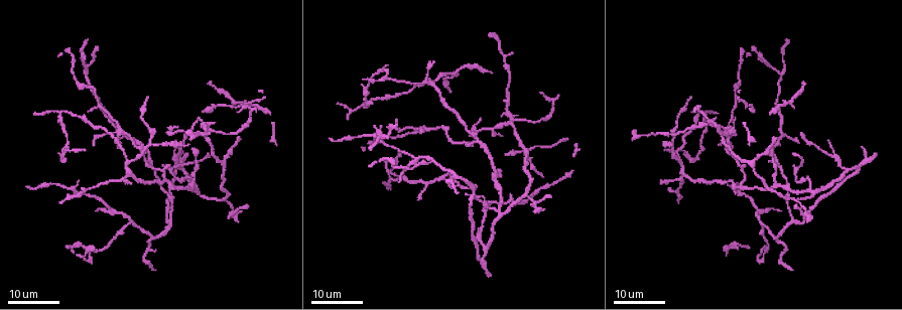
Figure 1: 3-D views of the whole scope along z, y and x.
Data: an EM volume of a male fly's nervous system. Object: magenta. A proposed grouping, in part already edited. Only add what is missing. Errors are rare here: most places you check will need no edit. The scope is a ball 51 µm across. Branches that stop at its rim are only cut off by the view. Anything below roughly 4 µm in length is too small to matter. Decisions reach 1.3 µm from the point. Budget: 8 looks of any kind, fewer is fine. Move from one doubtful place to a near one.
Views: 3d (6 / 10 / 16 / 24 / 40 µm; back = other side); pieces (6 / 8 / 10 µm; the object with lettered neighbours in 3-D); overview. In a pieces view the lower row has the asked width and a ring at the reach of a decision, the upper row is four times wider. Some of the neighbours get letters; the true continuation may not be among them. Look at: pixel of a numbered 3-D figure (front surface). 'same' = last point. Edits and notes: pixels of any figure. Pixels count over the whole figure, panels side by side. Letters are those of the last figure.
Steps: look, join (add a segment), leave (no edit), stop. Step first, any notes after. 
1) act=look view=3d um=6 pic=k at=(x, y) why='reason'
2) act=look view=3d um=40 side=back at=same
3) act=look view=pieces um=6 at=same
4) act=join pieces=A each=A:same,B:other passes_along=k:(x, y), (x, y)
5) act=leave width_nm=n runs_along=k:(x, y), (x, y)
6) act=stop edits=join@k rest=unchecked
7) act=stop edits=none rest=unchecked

act=look view=3d um=16 pic=1 at=(690, 98) why='end of a long branch'

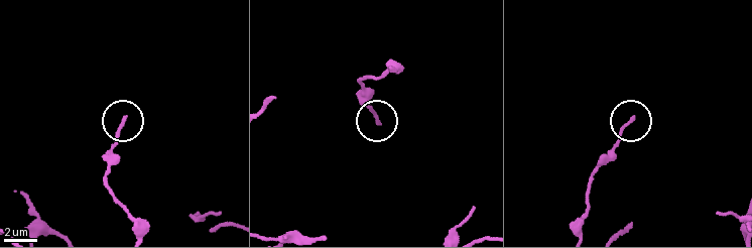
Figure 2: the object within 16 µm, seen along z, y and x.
act=look view=pieces um=10 pic=2 at=(631, 118) why='see the neighbours'

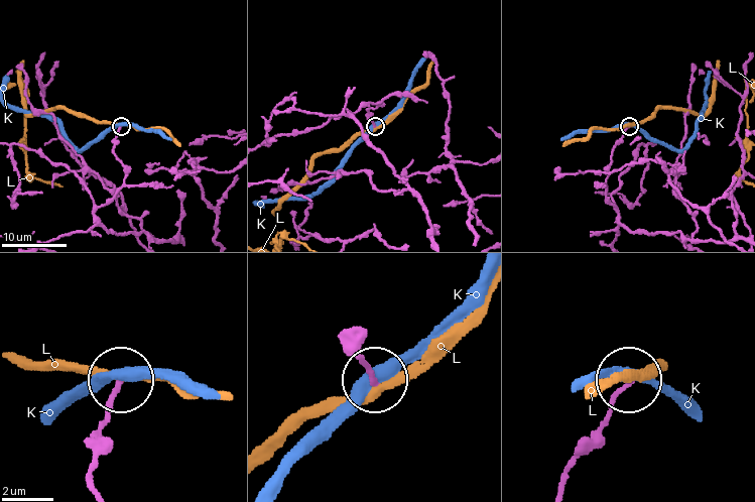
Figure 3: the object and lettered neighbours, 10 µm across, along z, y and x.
act=leave each=K:other,L:other found='none of them fits'

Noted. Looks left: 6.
act=look view=3d um=24 pic=1 at=(419, 201) why='an open end'

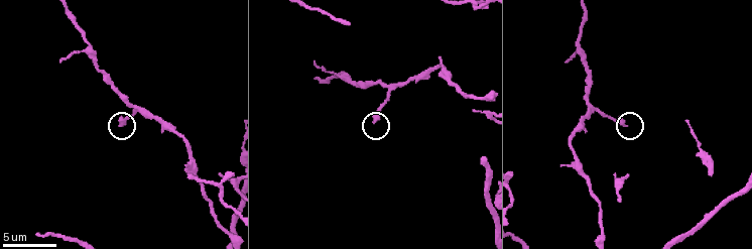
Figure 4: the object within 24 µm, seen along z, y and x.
act=look view=pieces um=6 pic=4 at=(626, 125)

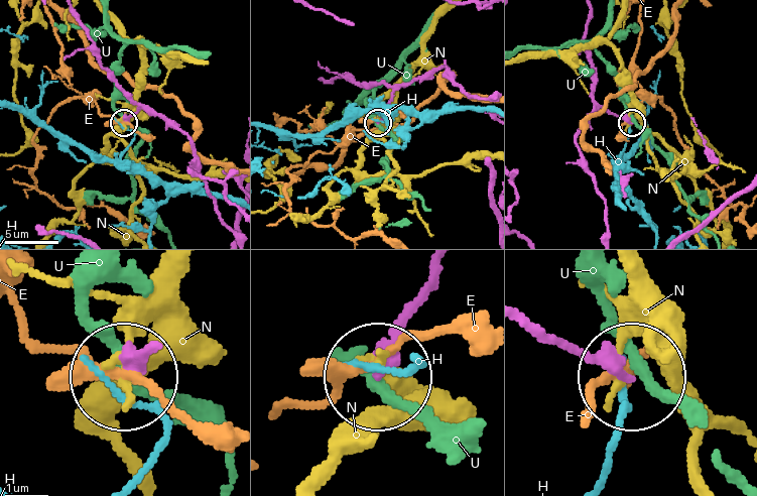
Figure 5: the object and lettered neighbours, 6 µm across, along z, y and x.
act=leave each=E:other,H:other,N:other,U:other runs_along=5:(524, 320), (629, 378) found='none of them fits'

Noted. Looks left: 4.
act=look view=3d um=16 pic=1 at=(419, 133) why='branch stops here'

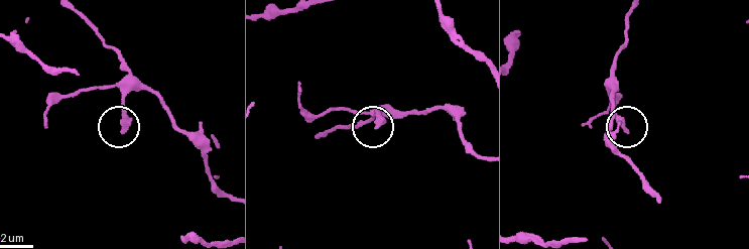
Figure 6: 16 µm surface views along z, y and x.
act=look view=pieces um=8 pic=6 at=(124, 131)

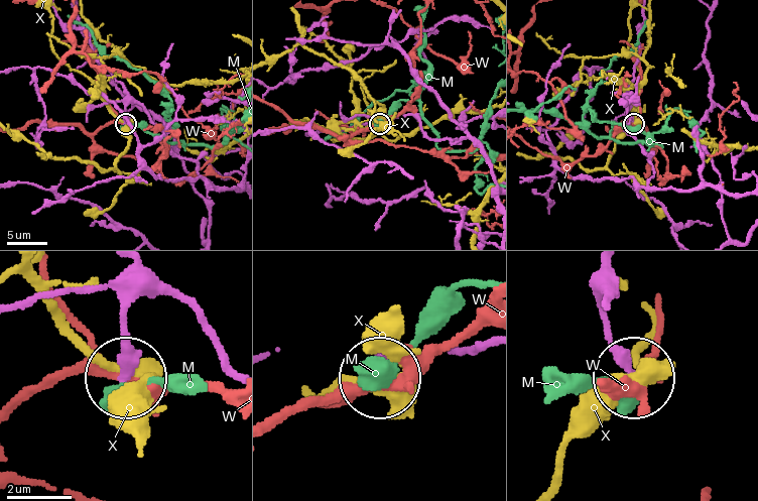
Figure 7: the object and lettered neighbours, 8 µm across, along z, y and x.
act=leave each=M:other,W:other,X:other runs_along=7:(233, 368), (183, 303), (143, 295), (127, 311), (127, 374) found='none of them fits'

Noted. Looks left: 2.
act=look view=3d um=16 pic=1 at=(239, 135) why='branch stops here'

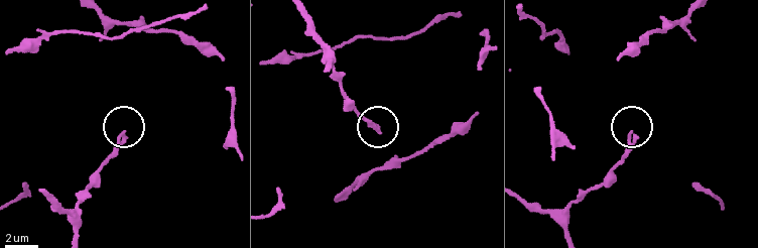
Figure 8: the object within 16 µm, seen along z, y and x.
act=look view=pieces um=6 pic=8 at=(121, 133)

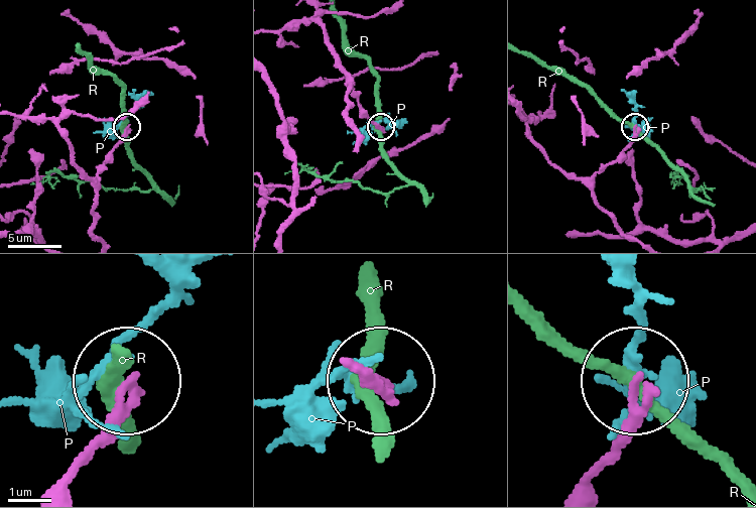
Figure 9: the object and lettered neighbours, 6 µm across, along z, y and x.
act=leave each=P:other,R:other runs_along=9:(60, 483), (122, 389) found='none of them fits'

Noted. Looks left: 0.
act=stop edits=none rest=unchecked

